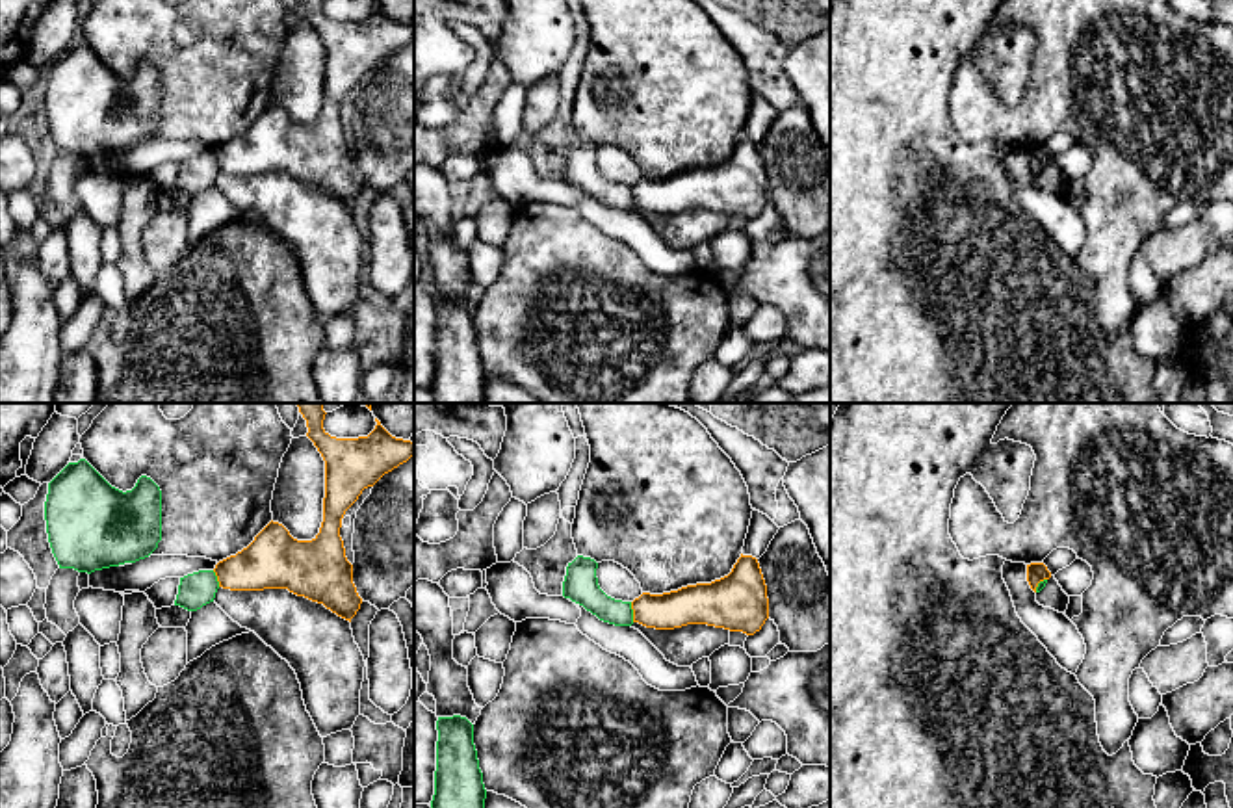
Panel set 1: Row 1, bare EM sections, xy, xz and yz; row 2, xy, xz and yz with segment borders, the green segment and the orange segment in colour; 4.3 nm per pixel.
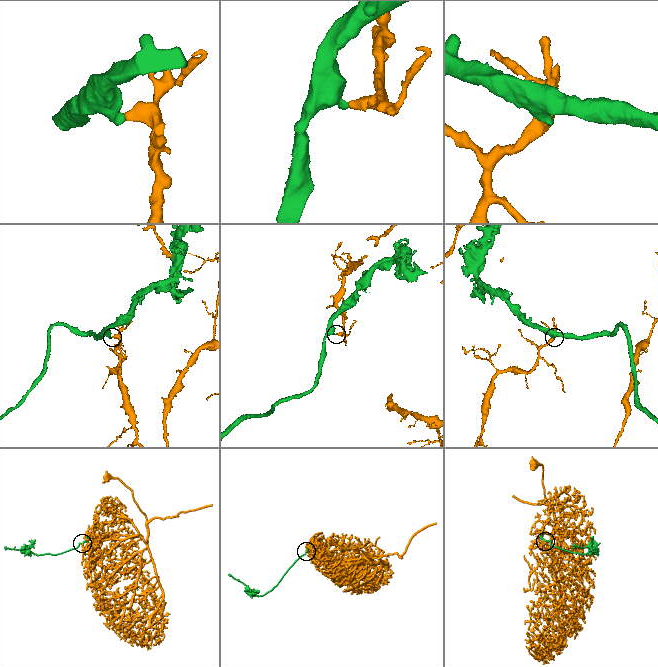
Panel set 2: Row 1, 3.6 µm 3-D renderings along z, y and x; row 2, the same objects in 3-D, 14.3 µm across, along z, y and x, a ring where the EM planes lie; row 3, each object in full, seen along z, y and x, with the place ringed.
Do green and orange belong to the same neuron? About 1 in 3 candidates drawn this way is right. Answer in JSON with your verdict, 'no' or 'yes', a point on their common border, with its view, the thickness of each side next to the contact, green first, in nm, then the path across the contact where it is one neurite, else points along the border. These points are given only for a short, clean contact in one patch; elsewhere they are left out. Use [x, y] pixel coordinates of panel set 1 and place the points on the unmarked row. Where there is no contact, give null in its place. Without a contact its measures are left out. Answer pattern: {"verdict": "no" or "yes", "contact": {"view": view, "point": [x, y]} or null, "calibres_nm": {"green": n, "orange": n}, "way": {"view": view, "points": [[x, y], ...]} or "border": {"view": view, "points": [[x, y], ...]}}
{"verdict": "no", "contact": {"view": "xz", "point": [632, 195]}, "calibres_nm": {"green": 140, "orange": 160}, "border": {"view": "xz", "points": [[630, 186], [634, 205]]}}

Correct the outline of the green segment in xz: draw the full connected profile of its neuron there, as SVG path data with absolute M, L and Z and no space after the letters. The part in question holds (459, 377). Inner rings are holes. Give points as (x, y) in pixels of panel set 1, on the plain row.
M461 299L436 305L435 403L485 403L487 373L474 329L474 308Z

